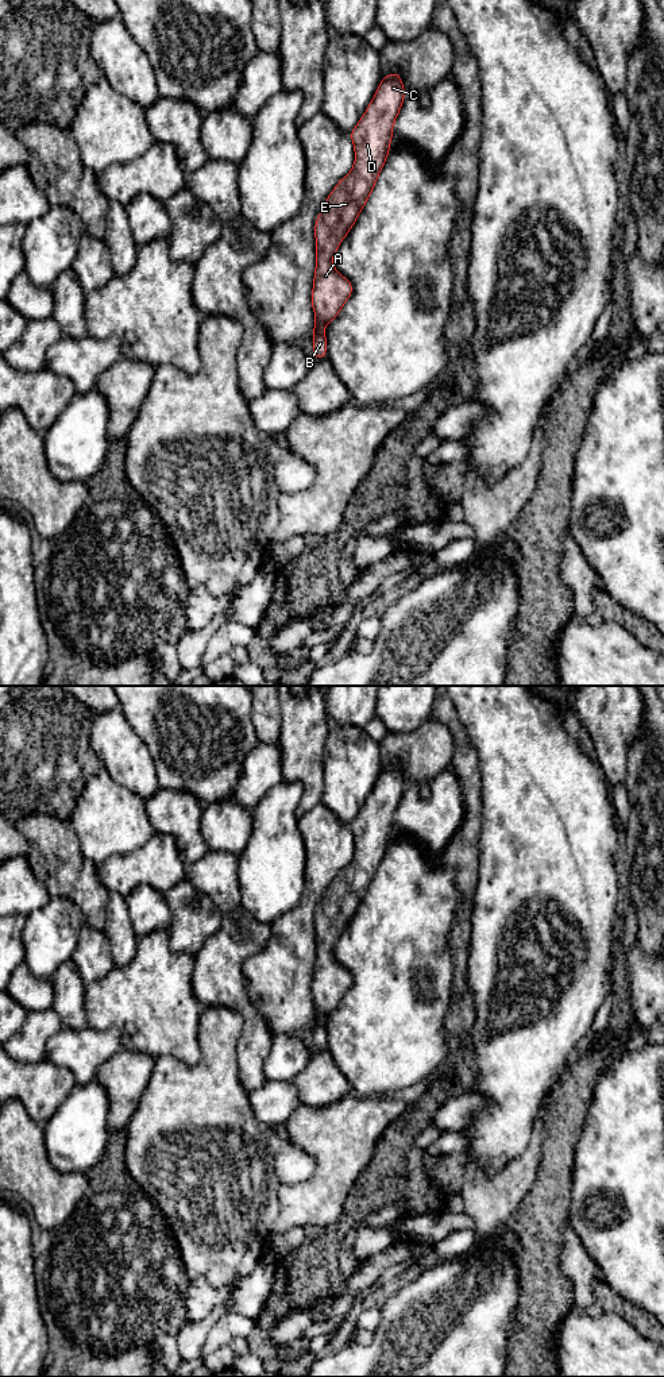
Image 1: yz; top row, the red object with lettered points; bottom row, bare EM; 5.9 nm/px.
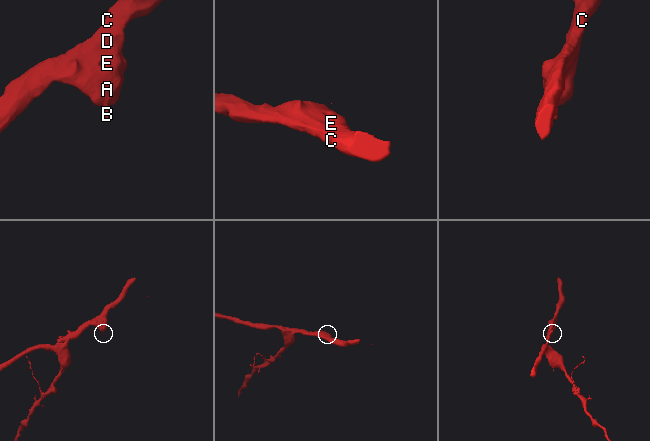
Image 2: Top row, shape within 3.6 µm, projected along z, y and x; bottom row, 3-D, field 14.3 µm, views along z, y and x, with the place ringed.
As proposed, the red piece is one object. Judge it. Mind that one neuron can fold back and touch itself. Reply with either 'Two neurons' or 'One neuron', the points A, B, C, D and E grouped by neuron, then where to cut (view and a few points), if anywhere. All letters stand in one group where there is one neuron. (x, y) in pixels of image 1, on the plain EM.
Two neurons. Groups: A C D E / B. Split along yz (316, 1010), (325, 1015)

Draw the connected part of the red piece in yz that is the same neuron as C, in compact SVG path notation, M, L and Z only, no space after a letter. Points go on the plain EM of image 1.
M398 763L381 770L372 792L350 824L355 841L352 861L336 875L314 914L312 999L320 1014L331 1014L352 986L352 973L336 963L333 946L377 875L390 842L393 817L405 786Z

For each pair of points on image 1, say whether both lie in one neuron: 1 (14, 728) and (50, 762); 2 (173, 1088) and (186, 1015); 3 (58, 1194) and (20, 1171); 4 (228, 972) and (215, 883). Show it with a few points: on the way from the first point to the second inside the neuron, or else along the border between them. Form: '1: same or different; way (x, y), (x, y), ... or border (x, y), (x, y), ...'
1: same; way (23, 737), (41, 755)
2: different; border (199, 1036), (195, 1064), (155, 1060)
3: same; way (49, 1192), (30, 1176)
4: different; border (240, 905), (223, 915)

